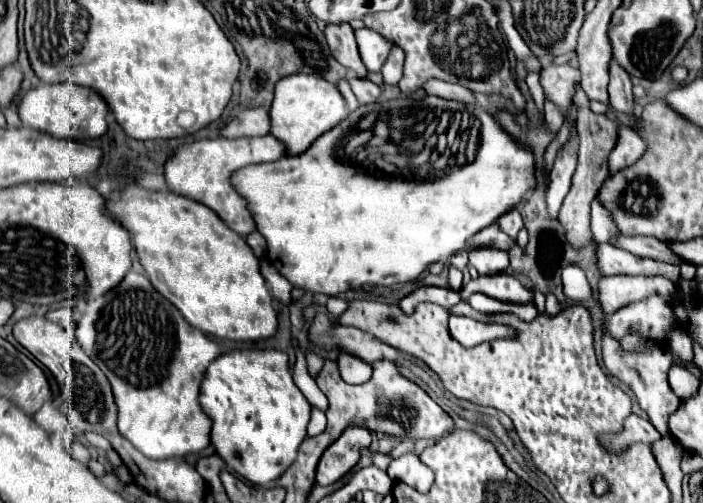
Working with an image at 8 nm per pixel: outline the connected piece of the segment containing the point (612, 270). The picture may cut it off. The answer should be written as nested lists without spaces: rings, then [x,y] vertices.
[[[610,243],[598,245],[596,253],[598,253],[598,269],[602,271],[602,275],[660,275],[670,281],[680,279],[678,265],[644,259]]]

